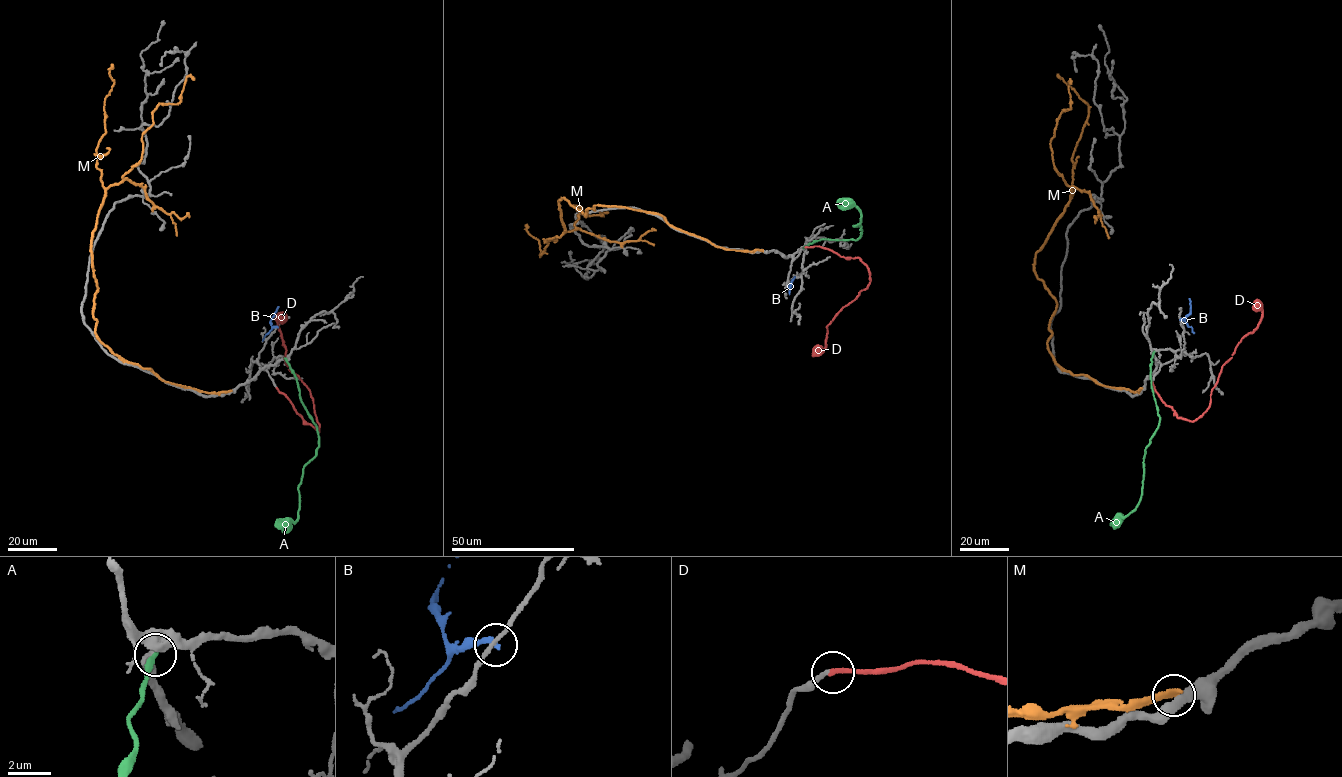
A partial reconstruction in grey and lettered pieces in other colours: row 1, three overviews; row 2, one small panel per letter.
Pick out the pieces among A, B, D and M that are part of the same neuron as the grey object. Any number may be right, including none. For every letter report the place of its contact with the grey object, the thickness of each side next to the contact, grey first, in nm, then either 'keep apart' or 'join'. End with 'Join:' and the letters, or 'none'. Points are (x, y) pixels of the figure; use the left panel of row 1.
A: (285, 358) | 360/300 nm | keep apart
B: (277, 327) | 170/200 nm | keep apart
D: (276, 388) | 180/240 nm | join
M: (230, 391) | 400/320 nm | keep apart
Join: D

